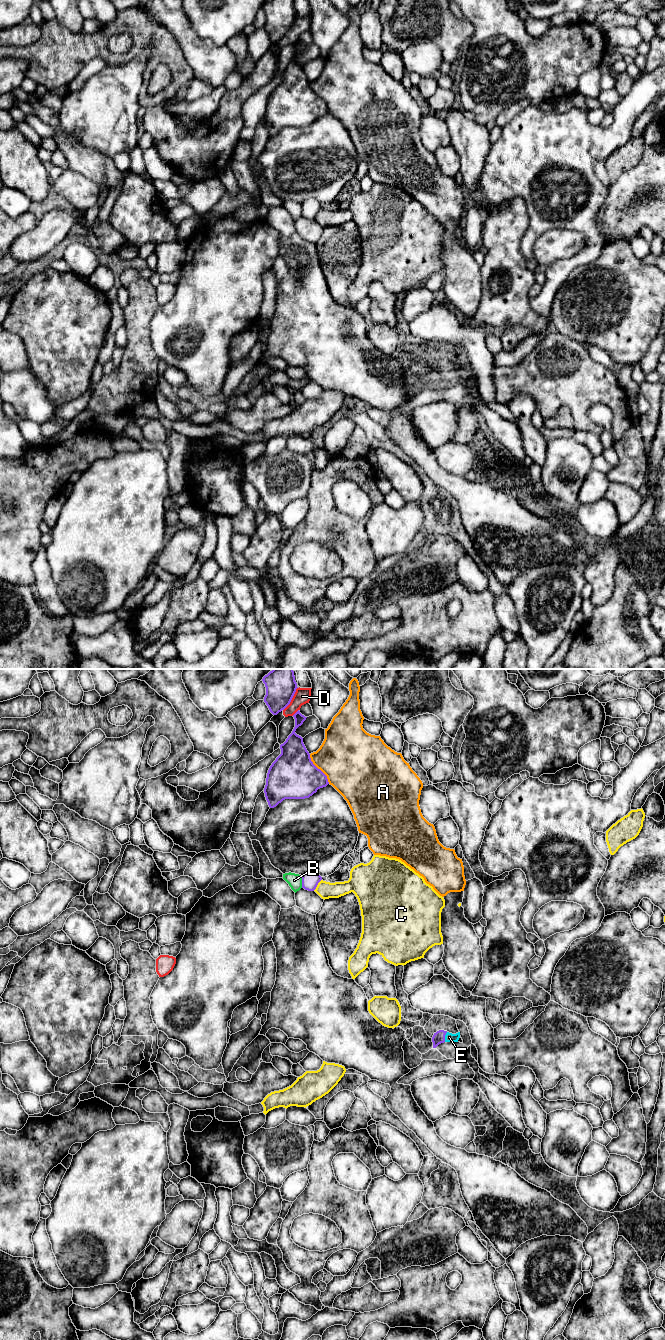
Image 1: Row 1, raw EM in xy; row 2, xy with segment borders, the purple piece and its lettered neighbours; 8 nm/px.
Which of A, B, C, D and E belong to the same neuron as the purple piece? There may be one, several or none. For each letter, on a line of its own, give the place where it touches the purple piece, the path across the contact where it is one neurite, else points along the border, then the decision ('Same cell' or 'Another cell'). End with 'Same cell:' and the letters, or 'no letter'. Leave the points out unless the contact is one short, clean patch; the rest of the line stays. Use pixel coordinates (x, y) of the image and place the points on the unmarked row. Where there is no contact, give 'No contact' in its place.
A: Touches purple at xy (319, 97). Another cell
B: Touches purple at xy (302, 209). Another cell
C: Touches purple at xy (317, 212). Another cell
D: Touches purple at xy (291, 27). Another cell
E: Touches purple at xy (444, 365). Path across: xy (439, 365), (444, 365), (449, 365). Same cell
Same cell: E

